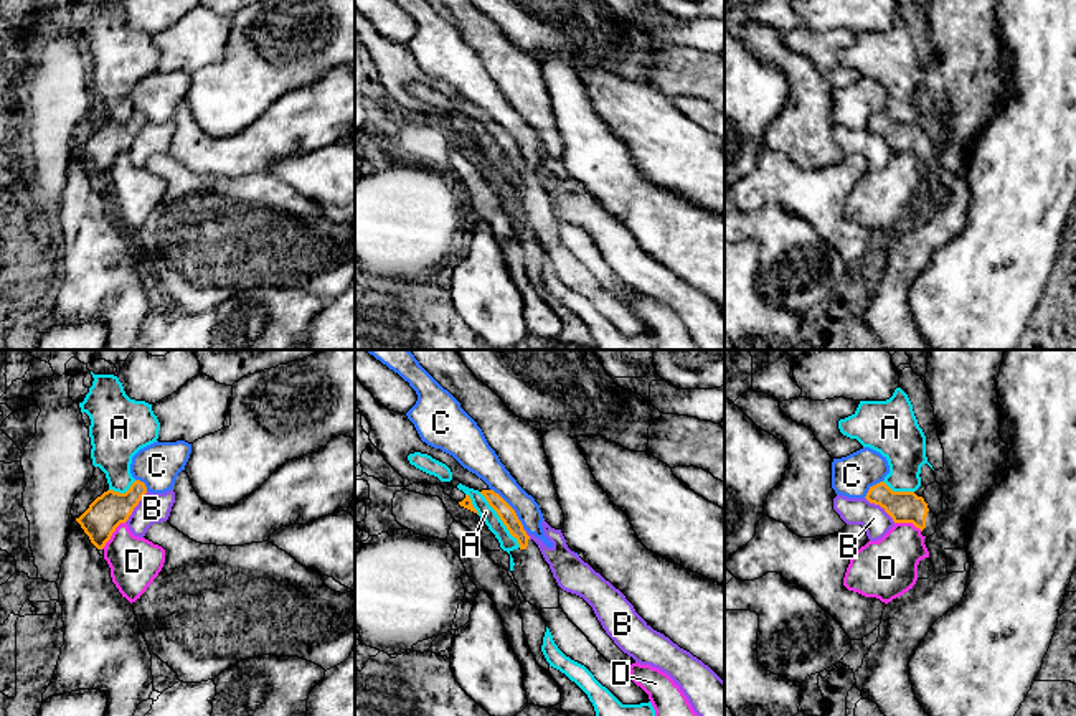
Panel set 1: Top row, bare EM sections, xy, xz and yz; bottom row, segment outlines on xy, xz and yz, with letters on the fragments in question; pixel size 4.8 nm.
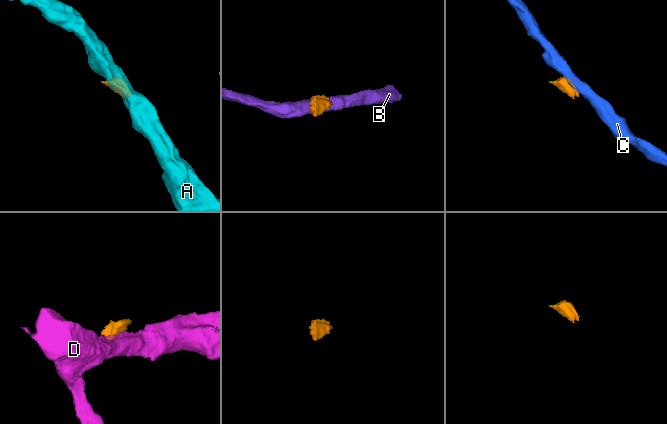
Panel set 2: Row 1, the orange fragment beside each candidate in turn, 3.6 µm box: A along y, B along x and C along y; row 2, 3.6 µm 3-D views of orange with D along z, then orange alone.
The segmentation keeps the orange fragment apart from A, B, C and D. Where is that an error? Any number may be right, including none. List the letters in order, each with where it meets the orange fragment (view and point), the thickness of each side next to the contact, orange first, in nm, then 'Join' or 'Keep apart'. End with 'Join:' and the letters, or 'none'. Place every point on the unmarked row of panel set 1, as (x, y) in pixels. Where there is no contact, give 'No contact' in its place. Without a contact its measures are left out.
A: Touches orange at xz (500, 149). Thickness 80 nm (orange) against 80 nm. Keep apart
B: Touches orange at yz (880, 136). Thickness 160 nm (orange) against 140 nm. Keep apart
C: Touches orange at xz (510, 137). Thickness 80 nm (orange) against 140 nm. Keep apart
D: Touches orange at xy (111, 165). Thickness 170 nm (orange) against 240 nm. Keep apart
Join: none

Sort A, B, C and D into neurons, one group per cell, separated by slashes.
A / B / C / D

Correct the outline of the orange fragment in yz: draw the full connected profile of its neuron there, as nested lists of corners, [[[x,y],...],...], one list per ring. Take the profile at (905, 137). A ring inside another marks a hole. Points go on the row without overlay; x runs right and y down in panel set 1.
[[[880,112],[870,117],[865,129],[880,135],[894,153],[913,153],[926,168],[936,163],[937,145],[914,122],[893,122],[885,112]]]

